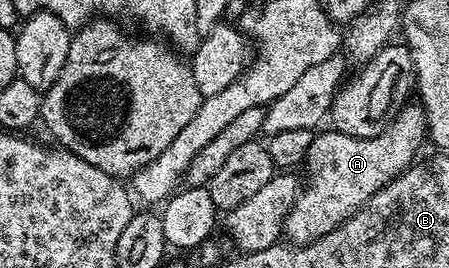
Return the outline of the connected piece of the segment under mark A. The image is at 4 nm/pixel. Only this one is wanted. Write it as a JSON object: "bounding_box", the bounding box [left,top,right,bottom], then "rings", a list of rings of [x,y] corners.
{"bounding_box":[284,106,428,246],"rings":[[[407,106],[401,108],[393,122],[389,124],[378,136],[372,138],[356,138],[343,132],[327,130],[319,131],[314,137],[312,146],[306,155],[304,171],[307,172],[304,187],[299,191],[292,210],[286,215],[286,226],[284,236],[289,243],[297,246],[299,244],[311,244],[316,238],[324,238],[324,234],[332,234],[336,226],[345,224],[352,214],[356,214],[384,186],[388,186],[397,176],[402,175],[407,168],[415,163],[418,151],[428,140],[426,130],[426,111],[421,106]]]}

